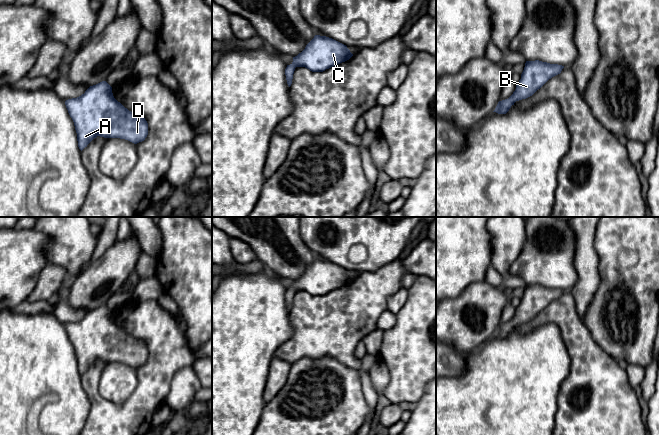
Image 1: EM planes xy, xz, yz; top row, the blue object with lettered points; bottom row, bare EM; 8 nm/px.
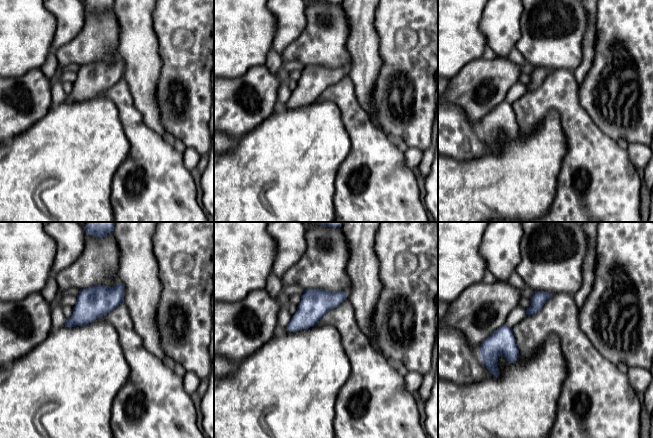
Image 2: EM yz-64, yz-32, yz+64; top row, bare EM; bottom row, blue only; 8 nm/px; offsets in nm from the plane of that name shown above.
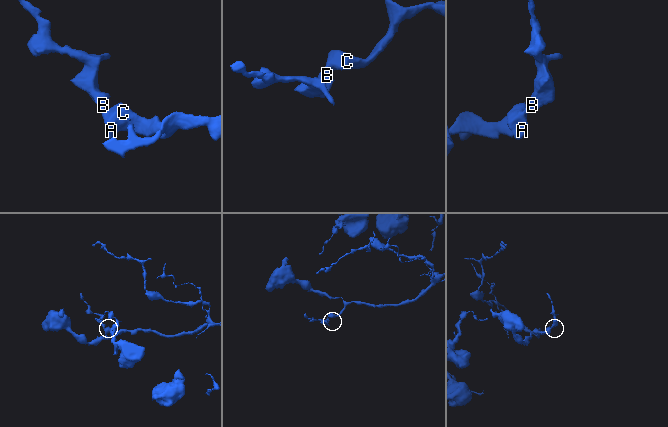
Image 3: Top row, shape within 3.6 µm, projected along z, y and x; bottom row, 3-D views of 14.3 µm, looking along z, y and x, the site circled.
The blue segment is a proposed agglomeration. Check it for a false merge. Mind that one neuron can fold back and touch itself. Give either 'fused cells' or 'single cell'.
single cell

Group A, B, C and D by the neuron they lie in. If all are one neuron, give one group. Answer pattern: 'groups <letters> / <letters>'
groups A B C D

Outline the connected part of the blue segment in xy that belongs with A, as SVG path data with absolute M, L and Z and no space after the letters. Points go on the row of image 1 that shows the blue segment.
M106 81L90 86L77 98L66 100L65 105L74 122L81 151L97 136L120 138L137 144L144 141L148 135L148 123L145 118L129 111L118 102L113 96L112 87Z

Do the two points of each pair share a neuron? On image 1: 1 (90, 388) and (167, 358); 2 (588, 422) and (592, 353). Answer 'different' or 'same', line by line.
1: same
2: same

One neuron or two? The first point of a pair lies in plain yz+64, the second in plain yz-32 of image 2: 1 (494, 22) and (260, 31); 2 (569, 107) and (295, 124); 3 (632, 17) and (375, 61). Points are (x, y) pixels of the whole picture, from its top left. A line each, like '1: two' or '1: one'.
1: two
2: two
3: two

